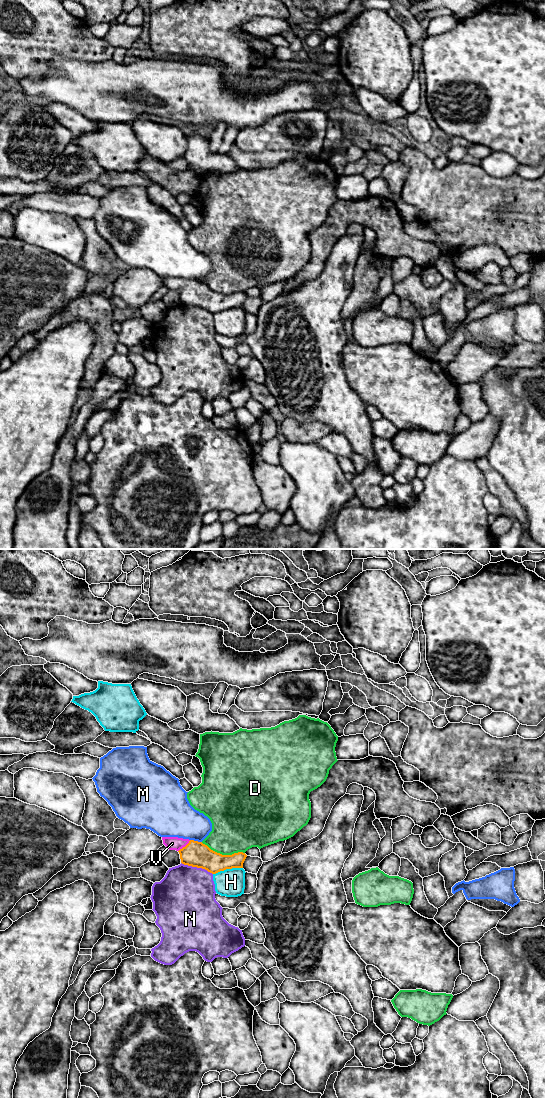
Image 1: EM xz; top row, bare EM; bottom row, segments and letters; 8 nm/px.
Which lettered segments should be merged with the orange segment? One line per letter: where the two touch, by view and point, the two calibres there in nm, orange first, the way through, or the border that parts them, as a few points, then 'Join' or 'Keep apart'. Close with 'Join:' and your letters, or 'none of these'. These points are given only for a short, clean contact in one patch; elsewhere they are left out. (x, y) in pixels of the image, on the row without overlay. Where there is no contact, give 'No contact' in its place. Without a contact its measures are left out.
D: Touches orange at xz (223, 295). Thickness 200 nm (orange) against 400 nm. Keep apart
H: Touches orange at xz (227, 308). Thickness 200 nm (orange) against 220 nm. Keep apart
M: Touches orange at xz (196, 281). Thickness 200 nm (orange) against 300 nm. Boundary: xz (190, 279), (201, 282). Keep apart
N: Touches orange at xz (197, 307). Thickness 200 nm (orange) against 460 nm. Keep apart
V: Touches orange at xz (185, 286). Thickness 200 nm (orange) against 110 nm. Path across: xz (196, 294), (192, 293), (185, 286), (172, 283). Join
Join: V

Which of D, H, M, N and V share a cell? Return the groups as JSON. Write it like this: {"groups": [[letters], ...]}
{"groups": [["D"], ["H"], ["M"], ["N"], ["V"]]}

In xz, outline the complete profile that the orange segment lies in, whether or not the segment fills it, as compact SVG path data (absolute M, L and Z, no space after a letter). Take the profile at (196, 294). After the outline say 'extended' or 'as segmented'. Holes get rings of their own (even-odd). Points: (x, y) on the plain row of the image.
M162 277L163 284L169 290L176 290L180 294L184 305L202 308L212 314L232 308L243 308L247 295L243 292L232 295L222 295L211 290L202 282L178 277Z; extended

